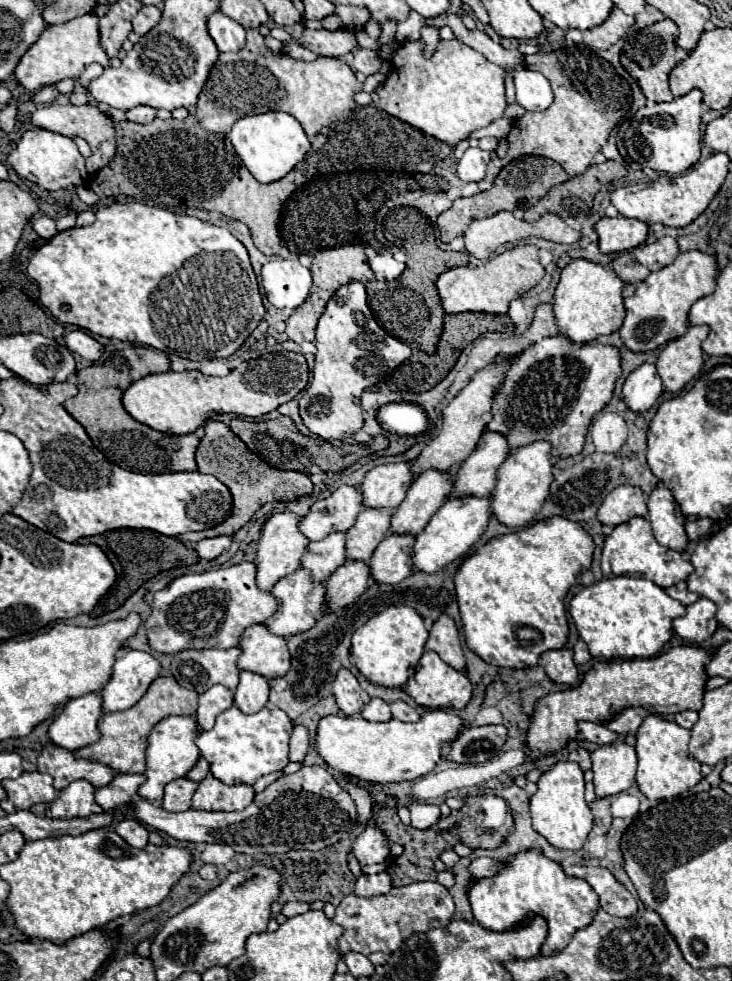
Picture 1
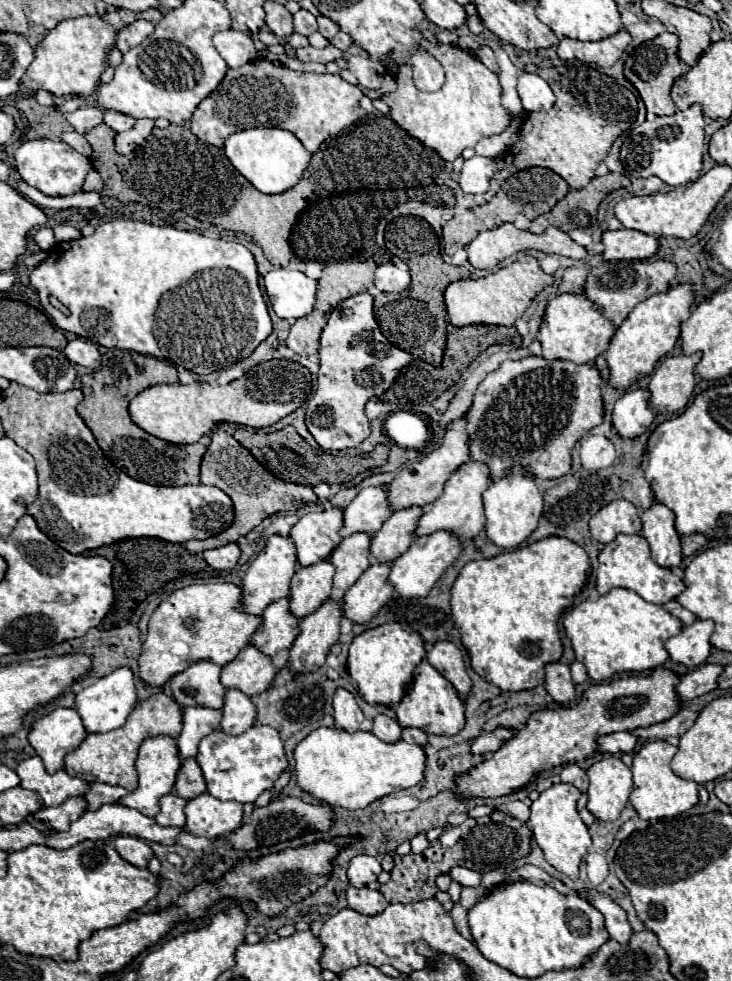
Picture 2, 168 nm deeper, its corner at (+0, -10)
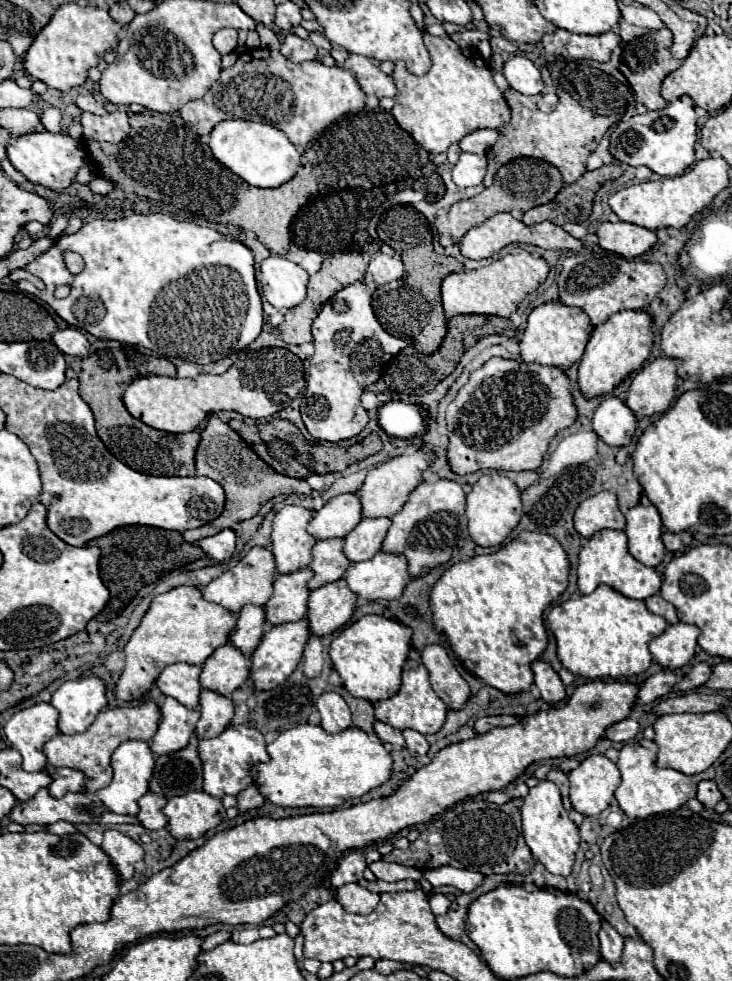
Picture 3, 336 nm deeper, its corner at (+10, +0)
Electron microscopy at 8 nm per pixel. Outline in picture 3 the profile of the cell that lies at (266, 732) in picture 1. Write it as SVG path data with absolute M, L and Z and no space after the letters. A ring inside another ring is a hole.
M247 725L227 727L219 737L199 741L199 755L203 761L203 791L217 799L225 795L237 795L251 785L251 773L247 773L247 765L269 761L263 735Z

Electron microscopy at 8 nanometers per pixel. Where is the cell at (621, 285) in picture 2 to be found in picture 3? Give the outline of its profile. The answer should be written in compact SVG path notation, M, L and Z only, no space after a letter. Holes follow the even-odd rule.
M595 247L591 251L567 257L563 261L557 285L561 303L569 307L579 307L593 325L601 325L617 311L647 309L651 301L657 297L657 293L665 287L665 271L657 263L625 259L617 253L609 253Z

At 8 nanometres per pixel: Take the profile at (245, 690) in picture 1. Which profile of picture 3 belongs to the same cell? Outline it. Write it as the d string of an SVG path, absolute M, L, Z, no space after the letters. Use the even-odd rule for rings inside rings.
M205 689L199 695L199 711L201 717L193 733L197 739L211 739L227 729L235 707L231 705L231 699Z

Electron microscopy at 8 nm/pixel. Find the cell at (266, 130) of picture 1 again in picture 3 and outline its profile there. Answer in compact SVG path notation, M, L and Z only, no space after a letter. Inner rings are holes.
M245 119L217 123L209 135L209 149L219 163L223 163L243 181L263 189L275 189L285 185L289 179L295 177L301 163L299 149L285 137L285 133L269 123L253 123Z

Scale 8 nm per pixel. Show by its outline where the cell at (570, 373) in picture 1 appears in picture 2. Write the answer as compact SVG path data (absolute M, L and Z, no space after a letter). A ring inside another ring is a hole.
M529 355L517 361L505 361L477 389L473 405L467 411L467 431L471 439L471 459L487 463L491 479L505 475L513 465L523 465L533 477L559 479L571 471L571 451L575 443L593 427L603 423L601 373L595 363L577 365L573 361L545 359Z

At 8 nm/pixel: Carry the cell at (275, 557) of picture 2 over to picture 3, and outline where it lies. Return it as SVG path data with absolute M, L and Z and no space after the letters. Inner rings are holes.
M253 547L233 569L225 571L205 587L201 587L203 599L221 605L223 609L231 613L239 613L243 605L259 605L263 607L267 603L267 597L271 597L273 589L273 577L275 577L275 559L271 557L271 551L265 547Z

